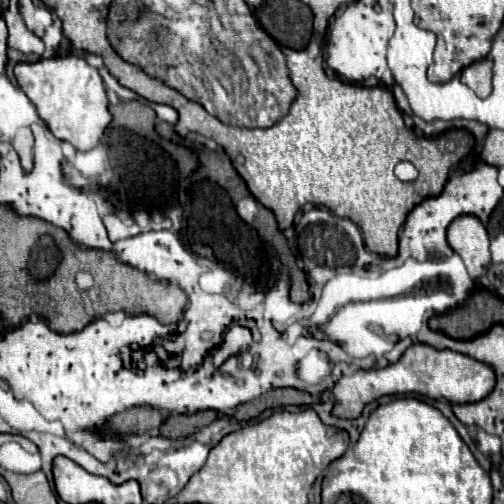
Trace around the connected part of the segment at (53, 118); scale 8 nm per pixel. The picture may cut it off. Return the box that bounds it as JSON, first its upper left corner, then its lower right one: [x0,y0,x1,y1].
[14,55,112,151]

